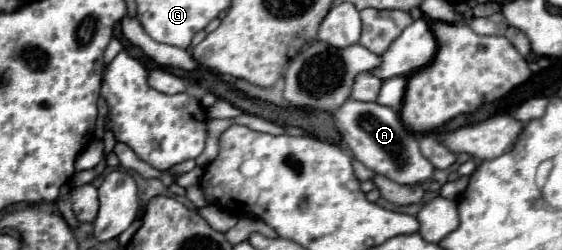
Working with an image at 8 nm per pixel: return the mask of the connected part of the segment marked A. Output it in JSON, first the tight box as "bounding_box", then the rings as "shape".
{"bounding_box":[332,99,434,185],"shape":[[[348,99],[332,115],[344,139],[344,145],[374,173],[384,175],[400,185],[420,185],[432,179],[434,165],[420,153],[420,135],[406,129],[400,115],[390,107]]]}

